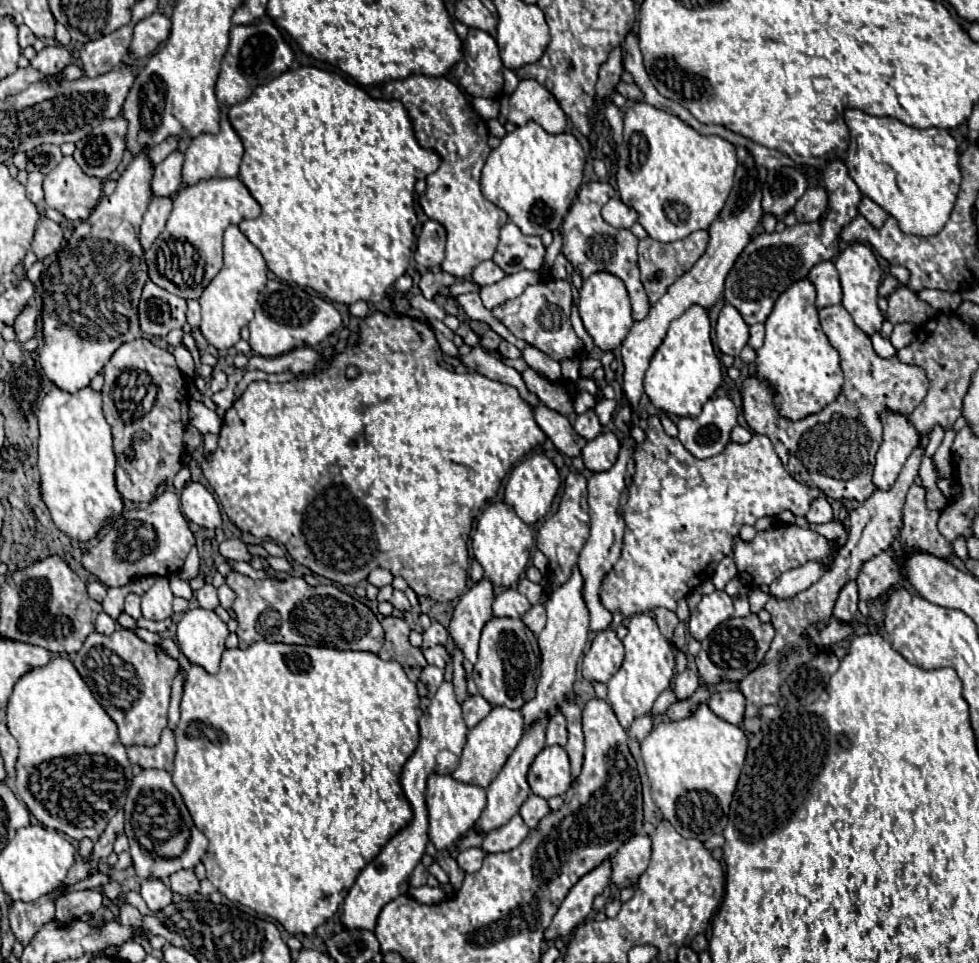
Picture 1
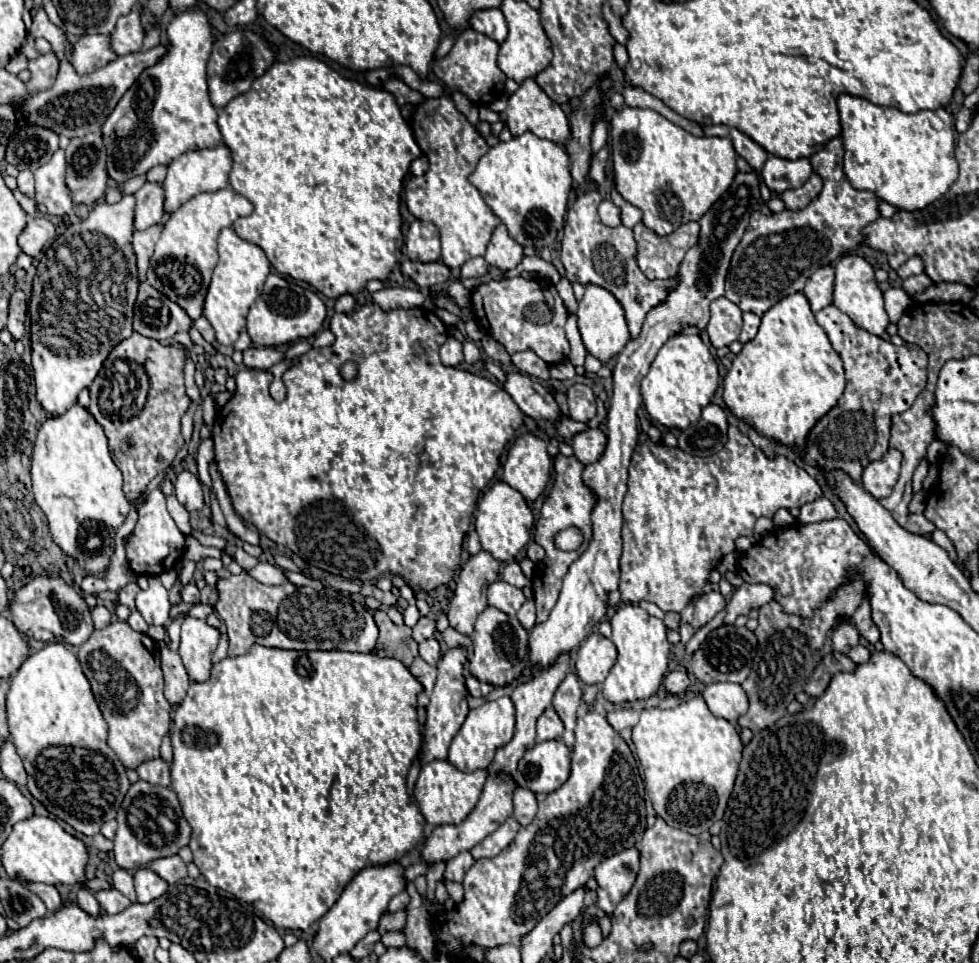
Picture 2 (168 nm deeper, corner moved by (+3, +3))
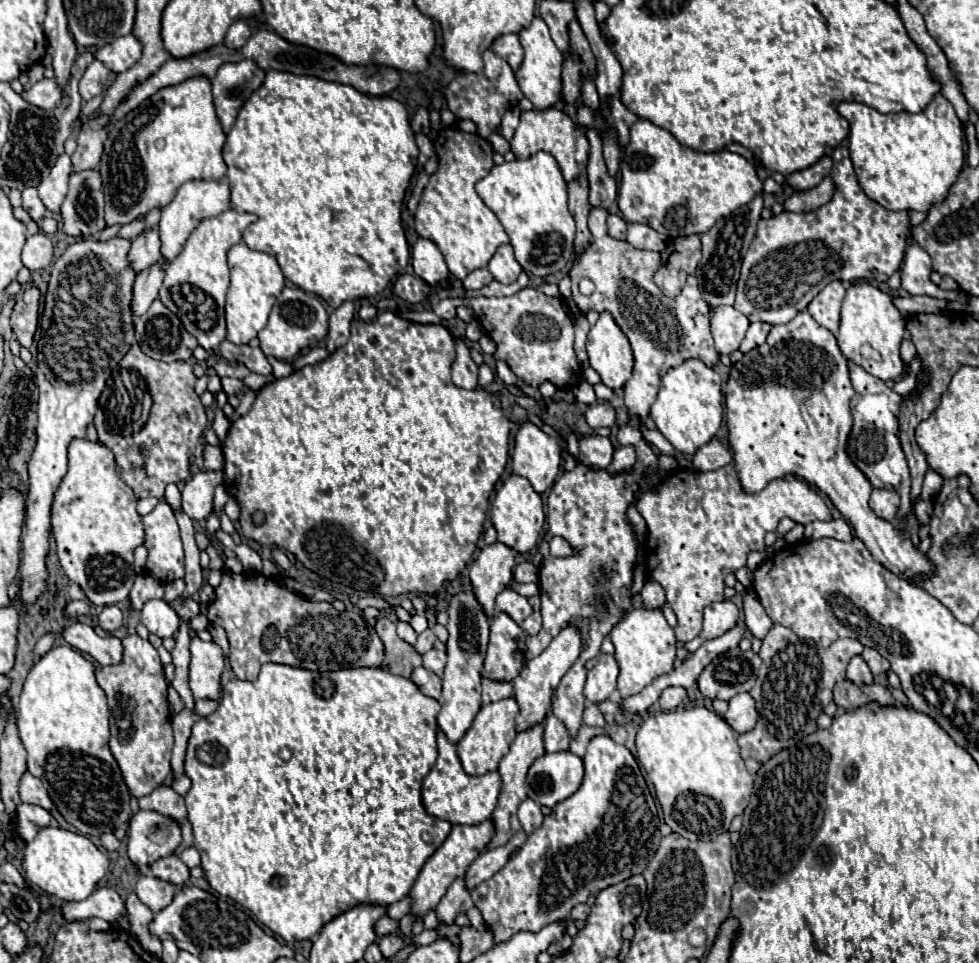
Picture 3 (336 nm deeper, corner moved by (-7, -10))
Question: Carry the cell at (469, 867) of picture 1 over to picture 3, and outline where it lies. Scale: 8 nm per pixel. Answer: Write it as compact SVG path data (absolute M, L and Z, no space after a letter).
M458 877L446 891L446 895L440 899L438 907L436 907L436 915L440 923L454 923L456 915L466 913L470 907L474 907L470 891L464 885L464 879Z

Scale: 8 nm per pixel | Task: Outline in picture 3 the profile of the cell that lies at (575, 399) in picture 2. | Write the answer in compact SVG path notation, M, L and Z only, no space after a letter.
M598 403L598 405L590 405L586 411L586 421L592 429L598 427L612 427L616 421L616 411L612 405L608 403Z

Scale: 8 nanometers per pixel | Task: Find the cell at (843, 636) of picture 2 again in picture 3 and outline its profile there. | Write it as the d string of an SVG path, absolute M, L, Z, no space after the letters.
M860 655L854 657L854 659L850 659L850 663L848 663L848 679L852 683L858 683L858 685L872 683L872 673L870 673L868 665L864 663L864 659Z

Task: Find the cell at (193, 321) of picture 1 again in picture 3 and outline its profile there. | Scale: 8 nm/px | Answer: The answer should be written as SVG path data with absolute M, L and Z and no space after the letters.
M224 341L220 345L222 357L226 361L232 363L232 359L244 363L252 373L260 373L260 375L270 375L272 373L272 365L268 363L268 359L264 357L260 347L250 347L250 345L234 345L230 341Z

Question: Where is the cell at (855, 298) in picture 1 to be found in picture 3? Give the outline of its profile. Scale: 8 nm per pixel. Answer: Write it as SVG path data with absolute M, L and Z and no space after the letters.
M866 281L852 283L846 289L846 299L842 303L842 321L840 321L840 333L838 333L838 345L842 353L866 369L870 375L886 381L886 379L900 379L904 371L904 363L900 359L900 343L904 339L904 317L894 307L892 299L880 291L878 287L872 287Z

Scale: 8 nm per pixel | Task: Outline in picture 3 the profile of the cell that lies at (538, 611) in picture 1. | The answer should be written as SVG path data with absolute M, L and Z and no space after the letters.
M534 611L528 619L522 621L522 629L526 635L536 635L540 631L540 627L542 627L542 617L538 611Z

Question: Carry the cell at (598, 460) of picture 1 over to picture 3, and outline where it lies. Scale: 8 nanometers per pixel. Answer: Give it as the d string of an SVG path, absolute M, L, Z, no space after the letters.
M584 435L580 439L580 461L592 469L606 469L612 461L614 445L608 437Z

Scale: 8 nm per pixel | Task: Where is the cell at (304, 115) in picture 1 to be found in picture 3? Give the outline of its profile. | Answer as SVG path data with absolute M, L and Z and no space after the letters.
M266 71L264 83L250 95L250 99L240 109L236 123L232 131L226 137L224 149L222 149L224 163L228 165L228 185L230 185L230 203L236 211L248 211L256 213L258 221L246 227L244 231L244 243L254 249L268 253L276 257L276 261L282 267L282 273L286 279L290 279L300 289L318 295L324 299L330 307L340 307L344 301L354 301L362 297L372 297L382 293L388 283L404 271L410 259L410 249L404 237L404 229L400 223L400 211L404 203L404 193L410 183L410 177L418 163L418 145L414 139L414 131L410 127L410 119L406 113L406 107L392 99L392 97L370 97L360 91L356 91L350 85L330 83L318 77L306 77L306 75L292 75L282 71Z

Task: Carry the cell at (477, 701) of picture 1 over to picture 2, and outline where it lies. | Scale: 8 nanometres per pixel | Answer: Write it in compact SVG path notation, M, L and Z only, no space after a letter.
M472 676L466 678L466 688L468 688L468 692L470 692L474 698L486 698L486 696L490 694L490 690L492 690L490 684L478 682L478 680L472 678Z

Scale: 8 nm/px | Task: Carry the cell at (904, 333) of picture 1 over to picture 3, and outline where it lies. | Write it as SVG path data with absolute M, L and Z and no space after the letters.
M916 359L916 361L912 363L912 367L910 367L910 373L902 380L896 382L892 390L901 396L910 393L916 386L916 374L919 370L920 365L918 365L918 359Z

